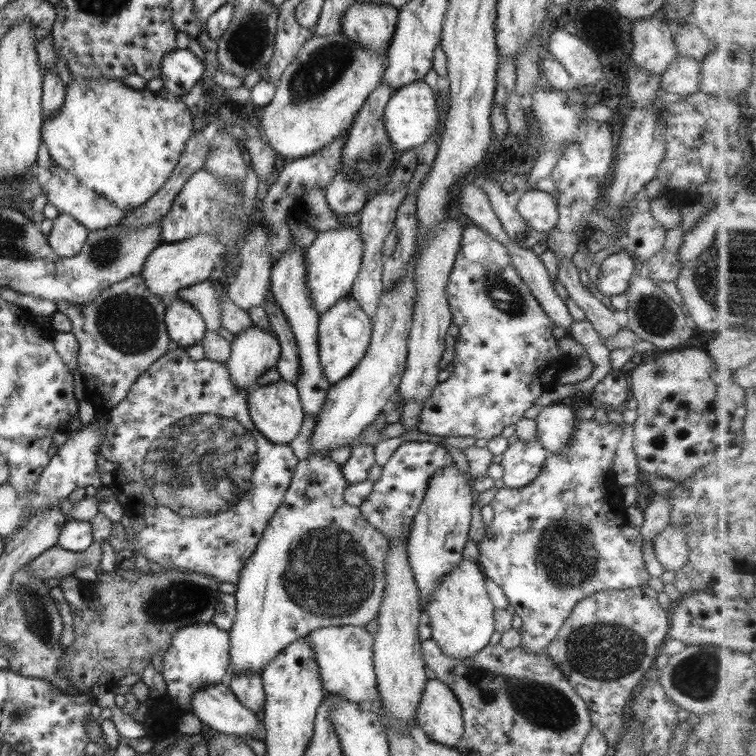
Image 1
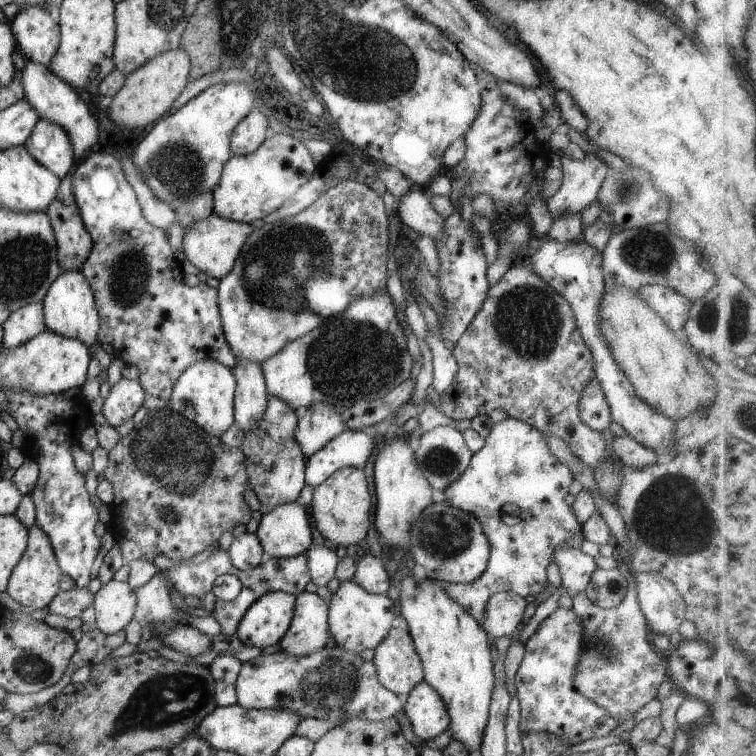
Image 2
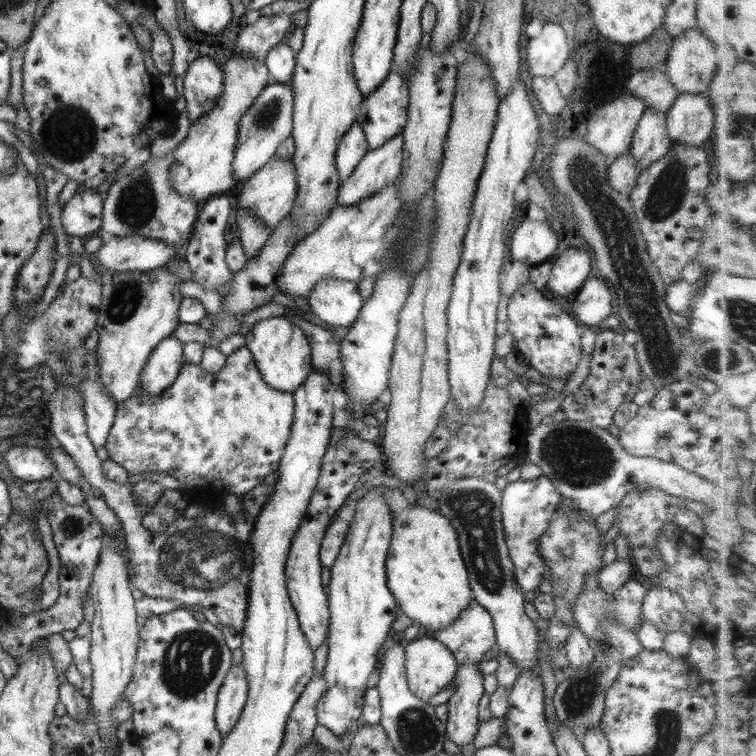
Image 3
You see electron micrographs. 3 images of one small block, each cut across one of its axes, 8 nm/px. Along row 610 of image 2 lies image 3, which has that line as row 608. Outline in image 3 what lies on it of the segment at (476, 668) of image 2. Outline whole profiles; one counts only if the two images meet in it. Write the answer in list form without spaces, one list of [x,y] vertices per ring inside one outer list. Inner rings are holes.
[[[387,487],[380,492],[386,507],[394,515],[392,537],[385,561],[386,585],[393,598],[397,599],[397,607],[401,612],[414,623],[420,625],[424,632],[443,630],[457,620],[473,596],[469,588],[468,574],[459,552],[456,532],[449,521],[437,511],[425,507],[410,506],[405,502],[401,493],[399,488],[388,489]]]

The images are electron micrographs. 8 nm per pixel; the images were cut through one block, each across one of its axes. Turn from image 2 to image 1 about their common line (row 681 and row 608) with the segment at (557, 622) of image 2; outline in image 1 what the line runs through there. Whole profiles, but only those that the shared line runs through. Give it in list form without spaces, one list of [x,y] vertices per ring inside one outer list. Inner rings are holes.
[[[576,396],[576,398],[571,400],[569,408],[571,408],[573,414],[575,414],[575,430],[573,430],[573,434],[571,434],[571,440],[569,440],[569,444],[567,444],[565,451],[562,451],[559,455],[549,455],[545,463],[543,463],[541,472],[539,472],[529,484],[525,484],[523,488],[498,488],[498,491],[489,503],[493,510],[492,519],[489,522],[490,525],[485,527],[483,538],[476,544],[479,553],[477,565],[479,565],[481,573],[483,573],[485,578],[489,578],[491,582],[494,582],[501,588],[510,605],[509,608],[521,619],[521,627],[519,629],[521,639],[518,648],[521,648],[521,651],[532,654],[544,654],[546,652],[546,647],[551,643],[551,640],[555,638],[563,621],[569,616],[573,606],[581,599],[605,589],[620,591],[633,587],[642,587],[647,585],[647,580],[650,577],[649,574],[647,574],[645,562],[642,559],[642,538],[639,534],[639,529],[637,527],[631,527],[627,523],[625,508],[628,502],[620,493],[619,486],[616,484],[612,472],[615,447],[617,447],[617,443],[619,443],[619,439],[621,439],[621,435],[623,435],[622,425],[616,425],[613,422],[600,424],[592,418],[581,418],[577,412],[587,403],[587,397],[585,399]]]

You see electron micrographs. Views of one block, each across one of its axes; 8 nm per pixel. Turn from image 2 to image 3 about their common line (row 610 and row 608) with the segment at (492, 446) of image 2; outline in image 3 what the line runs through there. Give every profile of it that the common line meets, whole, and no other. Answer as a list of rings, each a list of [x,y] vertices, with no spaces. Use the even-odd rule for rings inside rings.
[[[470,600],[453,624],[428,635],[451,652],[458,666],[478,663],[496,642],[492,618],[474,600]]]

